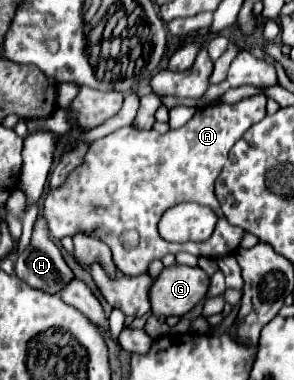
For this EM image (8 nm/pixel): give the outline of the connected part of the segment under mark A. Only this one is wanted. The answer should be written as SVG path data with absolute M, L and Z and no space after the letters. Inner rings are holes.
M256 94L250 98L244 98L234 104L210 104L200 110L196 110L194 118L178 128L178 130L168 130L166 134L158 134L156 130L138 130L134 126L120 128L96 142L90 144L84 164L78 166L66 180L66 184L58 190L50 190L44 202L44 220L48 222L48 230L54 238L64 238L64 236L74 236L78 230L98 236L104 240L112 254L116 268L128 276L138 276L148 270L148 264L152 260L160 260L166 254L176 254L178 250L190 252L194 256L208 256L208 258L222 258L234 250L238 250L246 230L228 224L224 218L220 204L214 196L214 182L224 168L228 160L228 152L236 140L244 136L244 132L260 122L266 116L266 96ZM178 202L198 202L202 206L212 206L212 210L218 216L216 228L212 236L204 242L186 242L186 244L174 244L174 242L164 242L164 238L158 234L158 222L164 210Z

